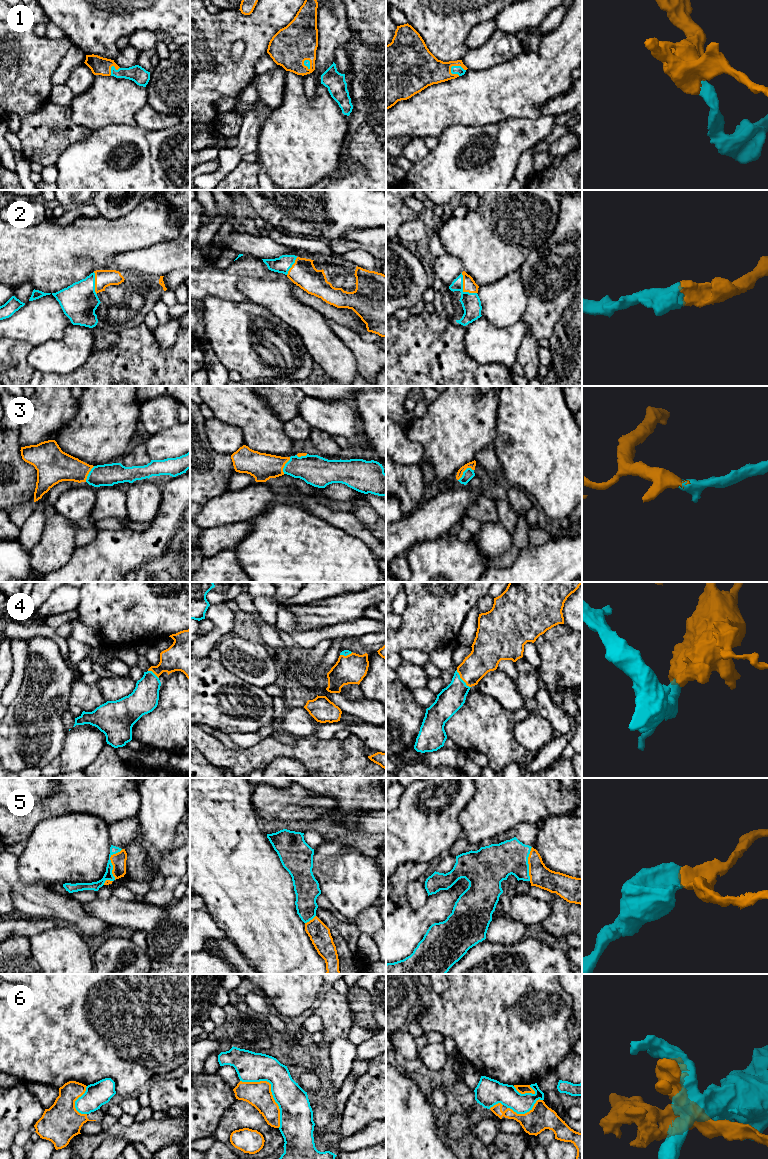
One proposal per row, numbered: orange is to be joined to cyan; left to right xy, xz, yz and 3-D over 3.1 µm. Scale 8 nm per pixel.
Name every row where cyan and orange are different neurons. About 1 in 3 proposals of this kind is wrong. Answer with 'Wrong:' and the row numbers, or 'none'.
Wrong: 6

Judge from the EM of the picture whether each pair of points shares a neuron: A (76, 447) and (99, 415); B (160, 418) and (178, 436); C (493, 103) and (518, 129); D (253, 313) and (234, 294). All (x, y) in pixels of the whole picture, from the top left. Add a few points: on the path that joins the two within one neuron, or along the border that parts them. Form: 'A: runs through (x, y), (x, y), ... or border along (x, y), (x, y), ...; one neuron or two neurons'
A: runs through (84, 439), (99, 423); one neuron
B: border along (179, 422), (169, 428), (151, 434); two neurons
C: border along (532, 118), (504, 118), (494, 123), (485, 124); two neurons
D: border along (219, 297), (232, 301), (249, 301); two neurons

